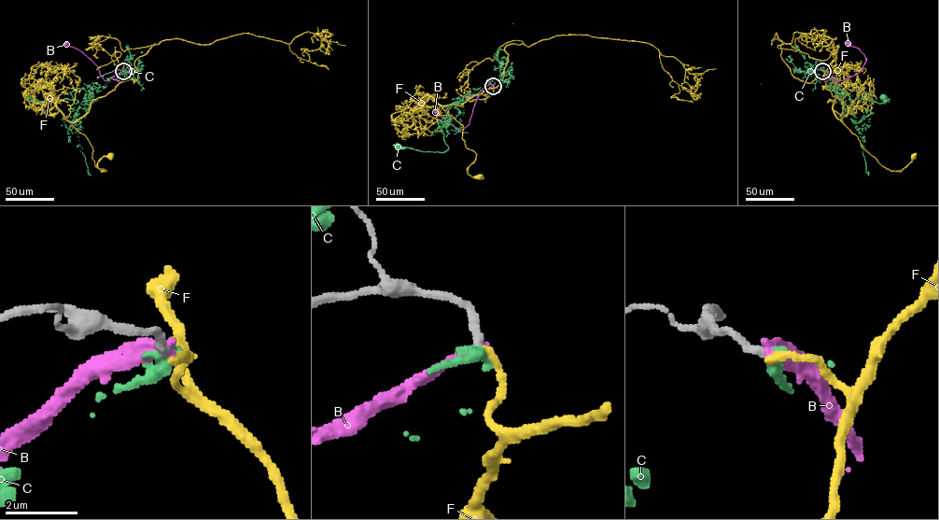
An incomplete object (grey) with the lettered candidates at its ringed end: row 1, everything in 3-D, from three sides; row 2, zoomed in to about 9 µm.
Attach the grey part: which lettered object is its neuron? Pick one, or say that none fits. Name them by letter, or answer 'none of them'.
F

